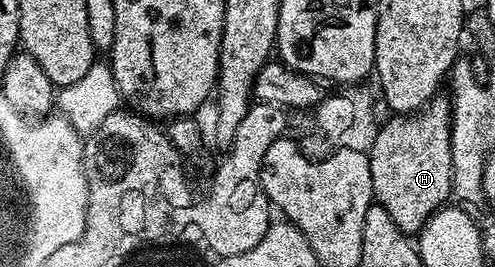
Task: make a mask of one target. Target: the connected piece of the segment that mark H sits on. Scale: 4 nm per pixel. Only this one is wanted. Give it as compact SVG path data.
M433 97L431 103L418 112L393 116L379 127L368 151L373 199L409 234L419 233L452 193L452 109L451 101L442 97Z

